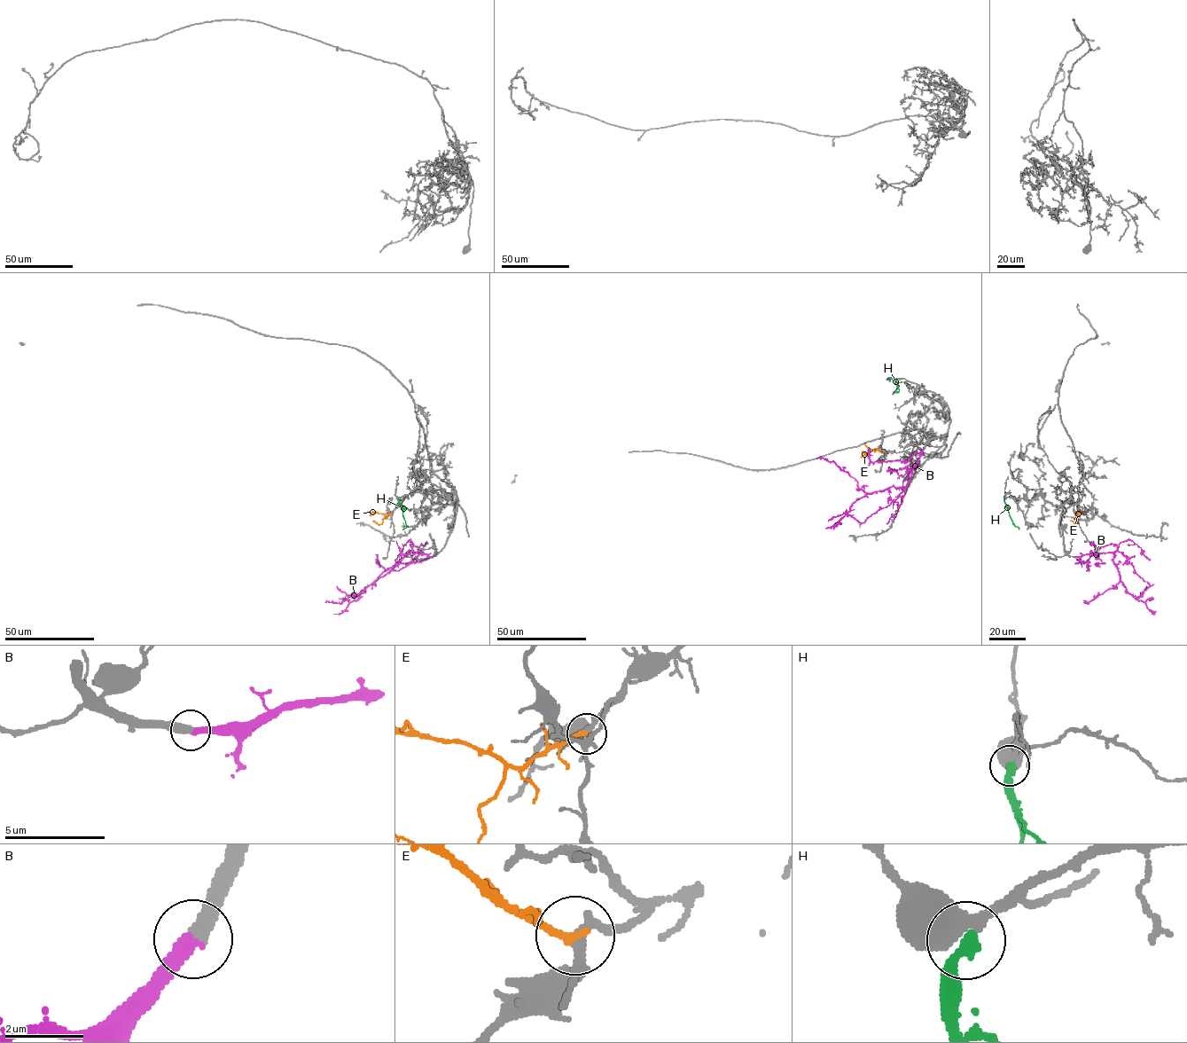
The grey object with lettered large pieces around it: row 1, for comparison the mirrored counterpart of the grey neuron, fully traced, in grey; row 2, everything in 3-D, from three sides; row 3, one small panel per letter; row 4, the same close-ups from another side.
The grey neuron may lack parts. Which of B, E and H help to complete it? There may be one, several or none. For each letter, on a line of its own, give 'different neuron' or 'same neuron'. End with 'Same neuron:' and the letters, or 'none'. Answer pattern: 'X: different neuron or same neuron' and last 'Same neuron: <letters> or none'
B: same neuron
E: different neuron
H: same neuron
Same neuron: B, H

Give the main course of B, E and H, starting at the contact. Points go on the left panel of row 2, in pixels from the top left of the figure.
B: (432, 557), (410, 552), (386, 568), (358, 593), (341, 603), (325, 602)
E: (392, 513), (385, 516), (381, 523), (373, 520)
H: (399, 499), (407, 526), (402, 529)

